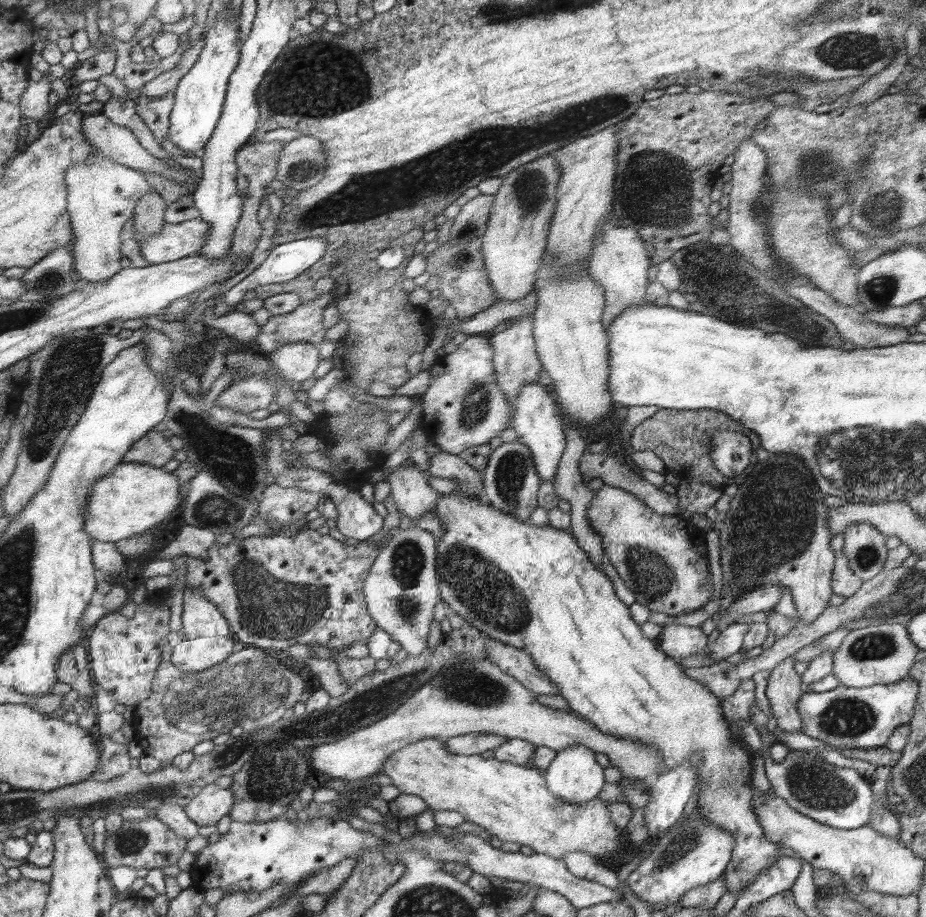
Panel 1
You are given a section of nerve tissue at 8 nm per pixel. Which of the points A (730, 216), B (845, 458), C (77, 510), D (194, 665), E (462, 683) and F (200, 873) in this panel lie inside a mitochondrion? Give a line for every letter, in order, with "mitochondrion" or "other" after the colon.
A: other
B: mitochondrion
C: other
D: mitochondrion
E: mitochondrion
F: other

